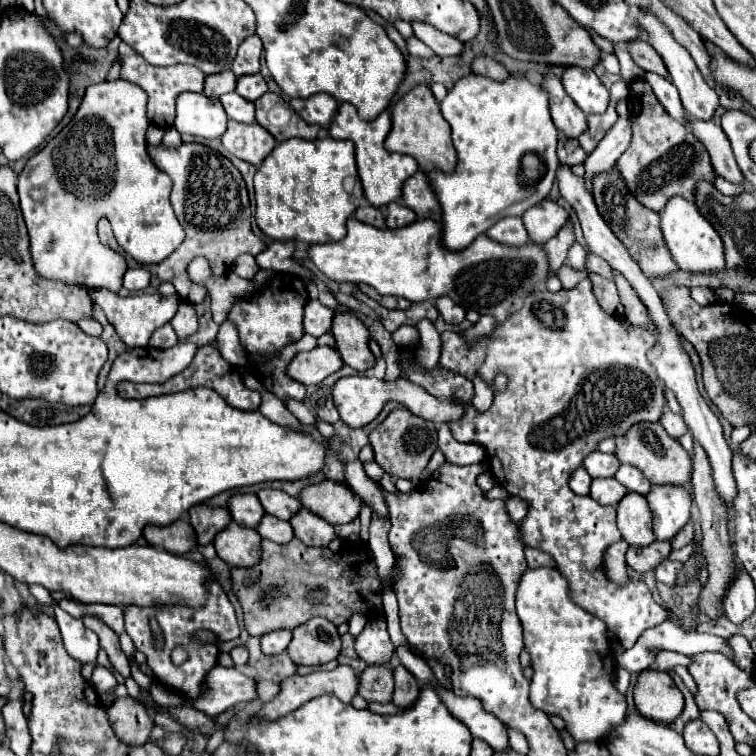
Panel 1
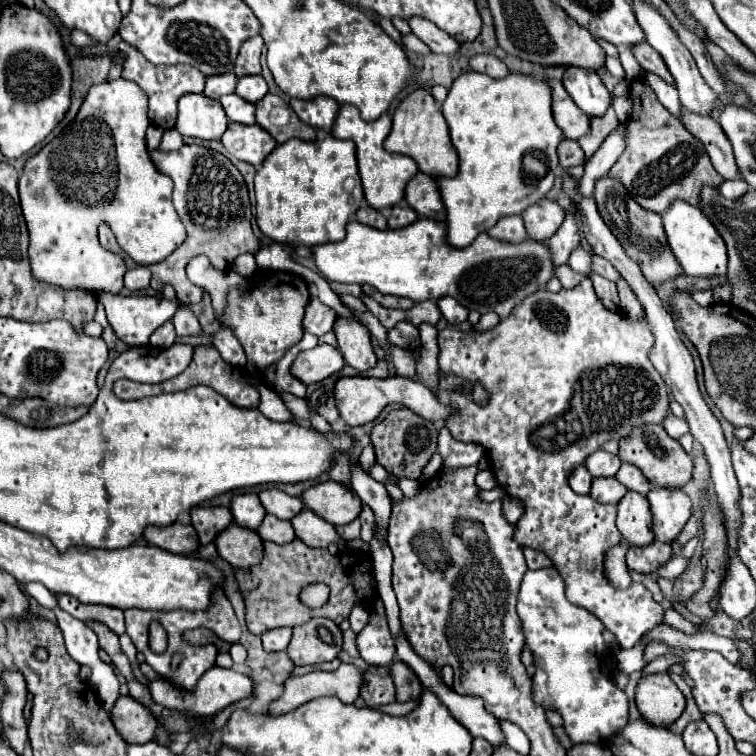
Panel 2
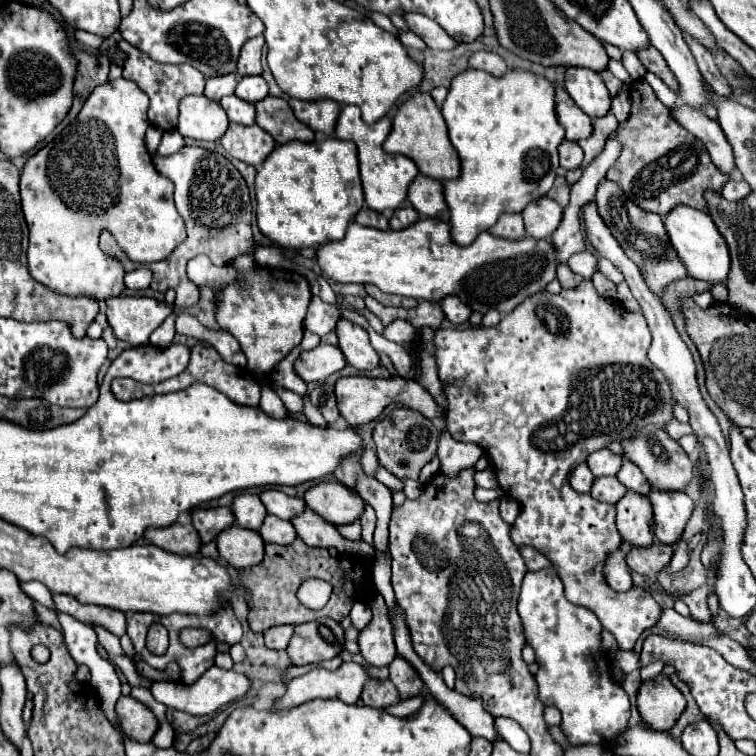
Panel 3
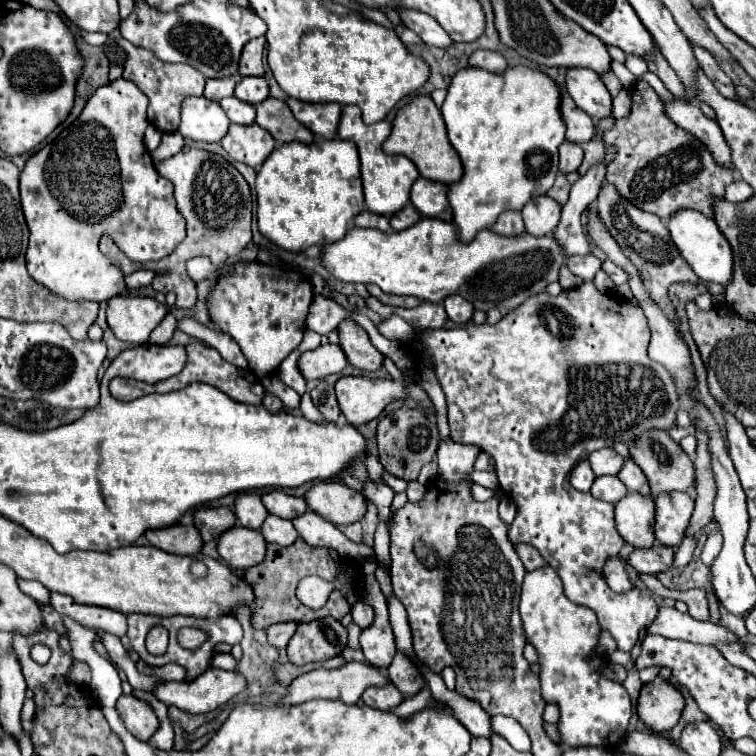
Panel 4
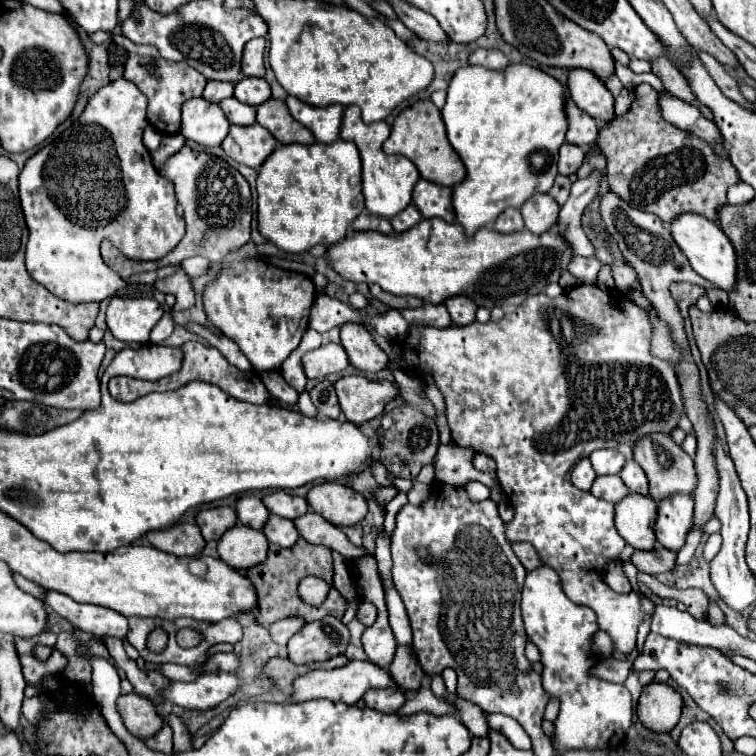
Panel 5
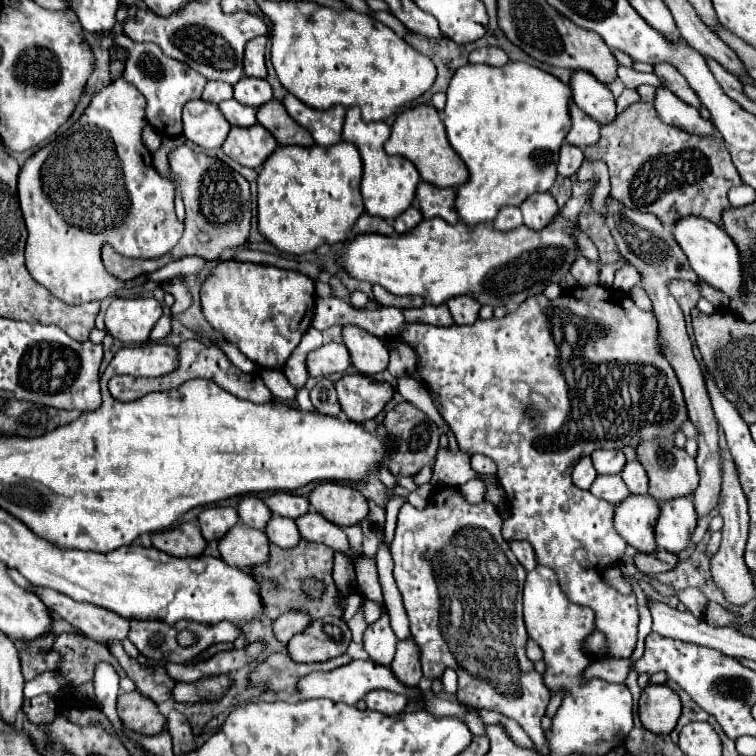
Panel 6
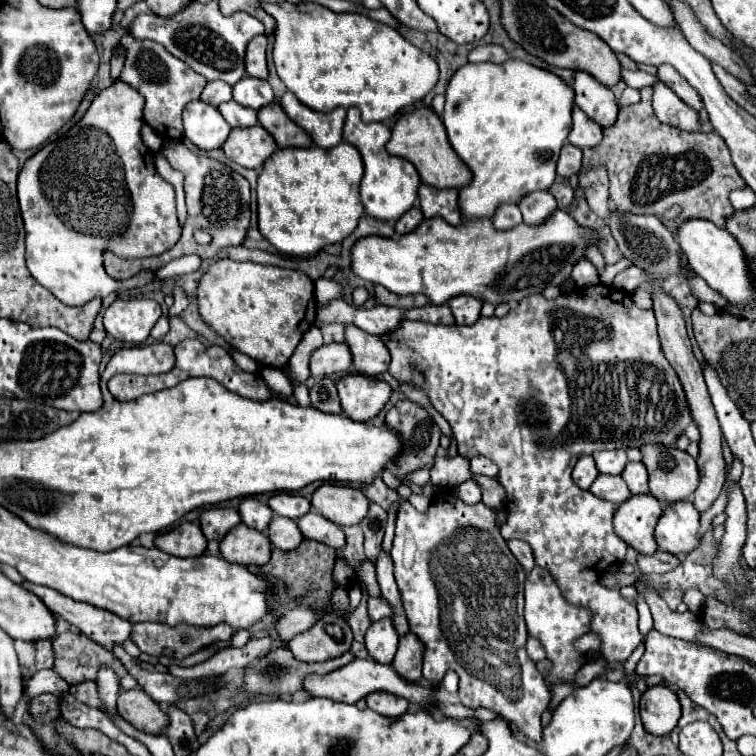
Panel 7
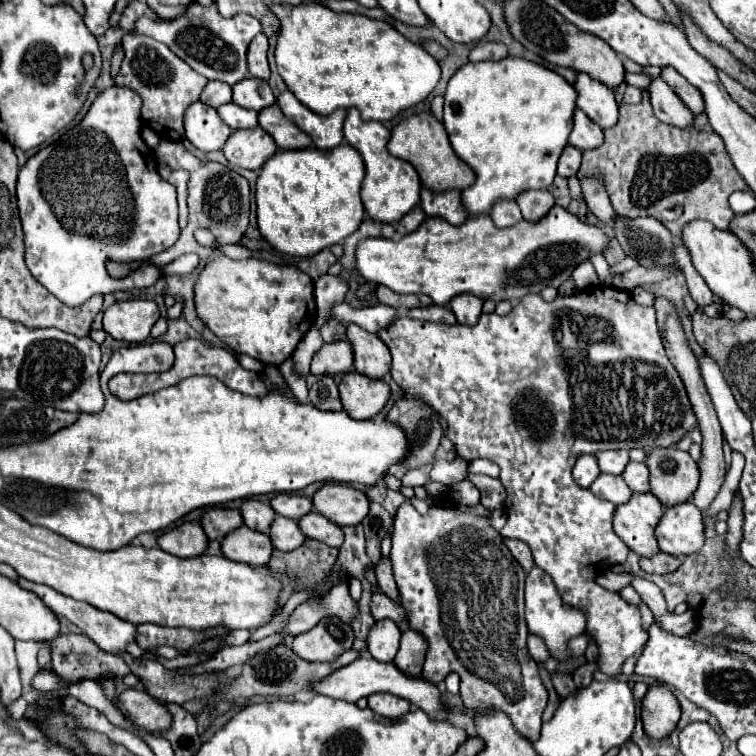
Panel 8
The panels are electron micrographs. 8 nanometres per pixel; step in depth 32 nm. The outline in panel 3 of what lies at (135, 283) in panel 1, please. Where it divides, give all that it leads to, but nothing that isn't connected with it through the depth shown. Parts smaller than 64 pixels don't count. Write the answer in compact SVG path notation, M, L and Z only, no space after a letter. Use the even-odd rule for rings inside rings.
M144 266L128 272L124 276L126 280L126 288L132 288L132 290L140 290L140 288L148 288L150 286L150 280L152 280L152 272Z

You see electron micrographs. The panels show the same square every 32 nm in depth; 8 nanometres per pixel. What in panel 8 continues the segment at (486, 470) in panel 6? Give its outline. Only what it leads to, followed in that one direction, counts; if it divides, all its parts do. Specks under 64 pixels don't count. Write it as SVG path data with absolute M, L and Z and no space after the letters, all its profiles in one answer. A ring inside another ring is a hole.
M478 458L478 460L472 460L470 462L470 472L478 472L478 474L488 474L488 476L492 476L492 478L498 478L498 466L494 464L494 462L490 462L490 460L484 460L484 458Z

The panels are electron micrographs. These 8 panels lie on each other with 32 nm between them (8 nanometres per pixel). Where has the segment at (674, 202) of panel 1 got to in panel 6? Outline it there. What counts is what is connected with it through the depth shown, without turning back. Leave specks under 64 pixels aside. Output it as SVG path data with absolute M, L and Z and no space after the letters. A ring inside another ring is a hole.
M688 216L682 218L676 226L674 226L674 238L680 244L680 248L684 250L690 268L702 278L706 280L712 288L724 292L730 300L732 298L742 298L746 296L744 290L744 276L742 276L742 262L740 262L740 252L734 244L734 240L728 236L728 232L724 232L724 228L716 226L710 220L704 218L696 218L696 216Z

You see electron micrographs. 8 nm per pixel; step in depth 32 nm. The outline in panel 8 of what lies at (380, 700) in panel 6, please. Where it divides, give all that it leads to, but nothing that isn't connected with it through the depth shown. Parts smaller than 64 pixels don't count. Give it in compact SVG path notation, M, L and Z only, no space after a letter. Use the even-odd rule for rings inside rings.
M372 694L368 696L368 708L384 718L400 718L410 712L410 702L394 694Z

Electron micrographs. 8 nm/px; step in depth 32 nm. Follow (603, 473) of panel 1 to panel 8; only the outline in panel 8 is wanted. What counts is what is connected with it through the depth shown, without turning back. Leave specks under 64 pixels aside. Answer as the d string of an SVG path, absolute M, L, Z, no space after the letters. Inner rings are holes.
M610 450L610 452L598 452L596 454L598 458L598 466L602 472L608 472L608 474L622 474L630 456L628 456L628 450Z

